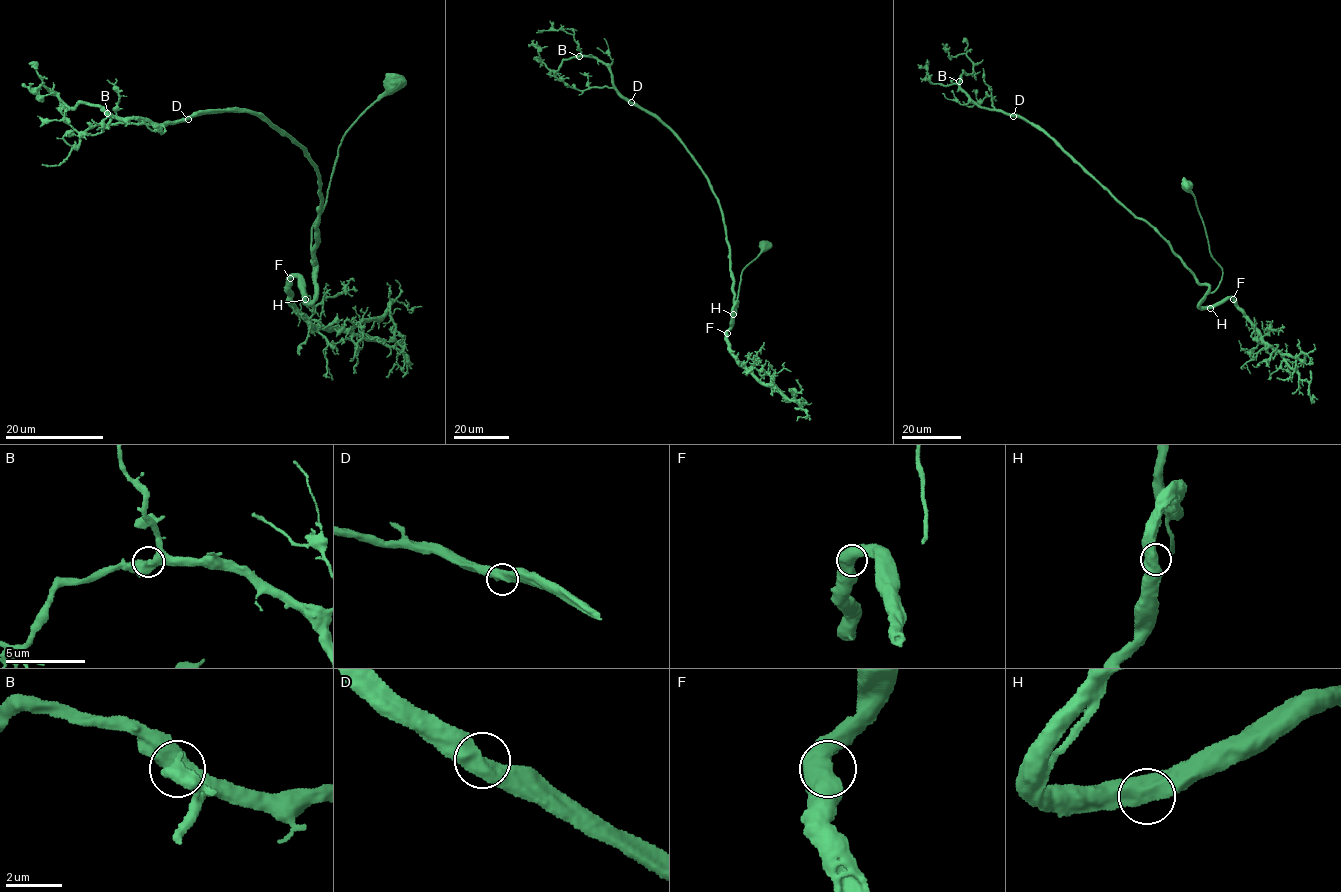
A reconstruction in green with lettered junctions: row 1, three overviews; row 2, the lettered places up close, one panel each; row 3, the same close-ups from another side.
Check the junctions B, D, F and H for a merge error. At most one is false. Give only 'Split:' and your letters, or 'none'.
Split: none

